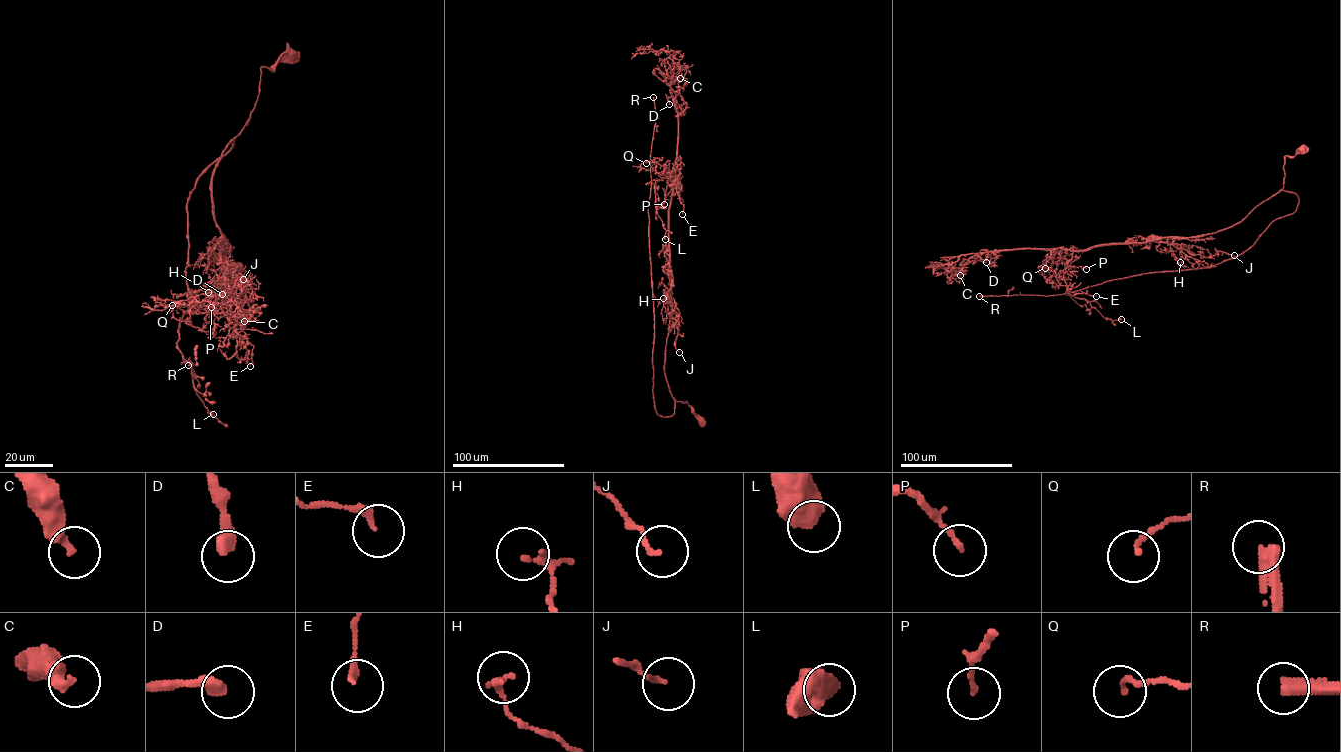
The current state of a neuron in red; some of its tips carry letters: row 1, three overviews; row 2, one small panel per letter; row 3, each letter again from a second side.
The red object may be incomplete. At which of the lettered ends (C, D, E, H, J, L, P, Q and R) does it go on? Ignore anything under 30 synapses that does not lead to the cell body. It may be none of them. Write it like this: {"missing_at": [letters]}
{"missing_at": ["R"]}

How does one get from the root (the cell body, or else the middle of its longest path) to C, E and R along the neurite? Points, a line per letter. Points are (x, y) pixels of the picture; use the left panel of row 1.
C: (290, 56), (261, 69), (250, 118), (212, 178), (221, 258), (240, 265), (212, 312), (244, 321)
E: (290, 56), (261, 69), (250, 118), (212, 178), (226, 303), (236, 318), (237, 357), (250, 366)
R: (290, 56), (261, 69), (249, 120), (188, 199), (189, 306), (177, 342), (188, 365)

